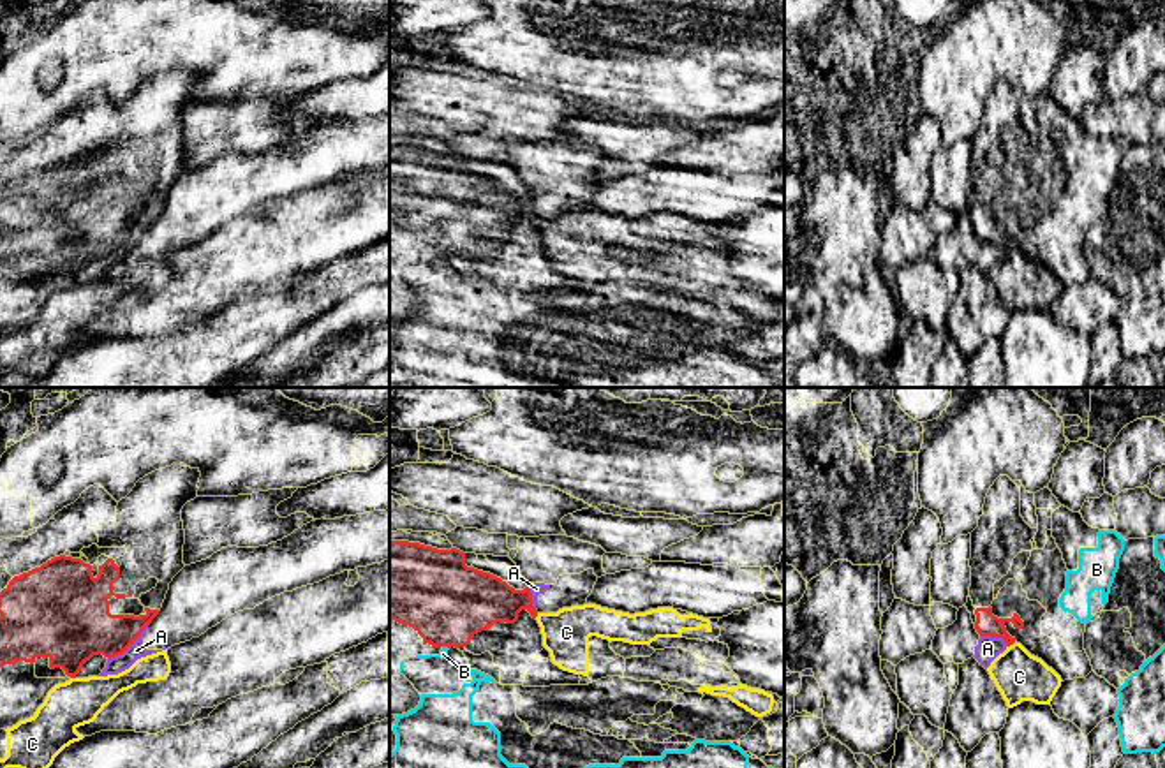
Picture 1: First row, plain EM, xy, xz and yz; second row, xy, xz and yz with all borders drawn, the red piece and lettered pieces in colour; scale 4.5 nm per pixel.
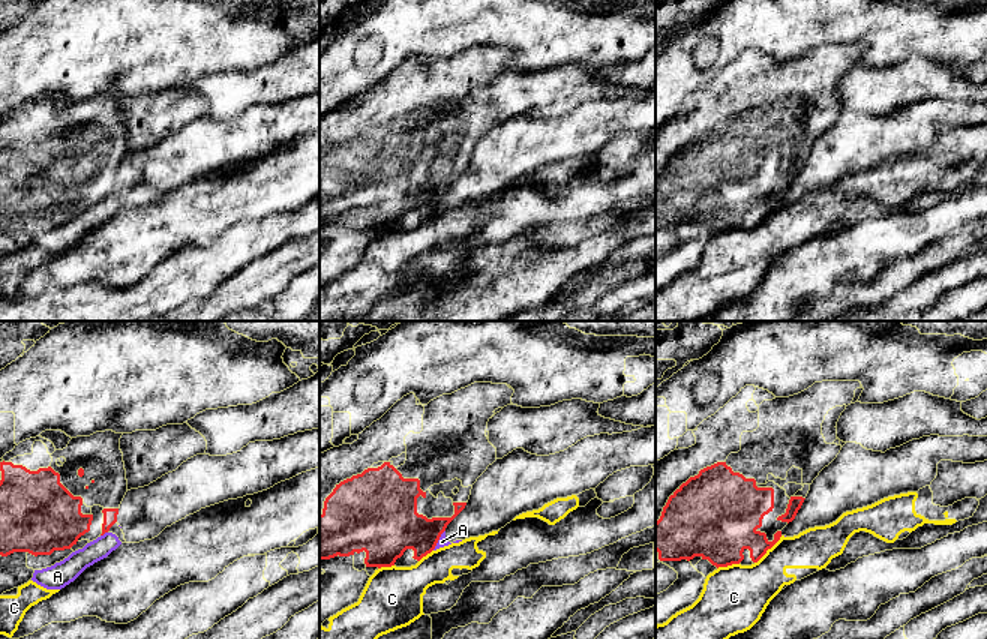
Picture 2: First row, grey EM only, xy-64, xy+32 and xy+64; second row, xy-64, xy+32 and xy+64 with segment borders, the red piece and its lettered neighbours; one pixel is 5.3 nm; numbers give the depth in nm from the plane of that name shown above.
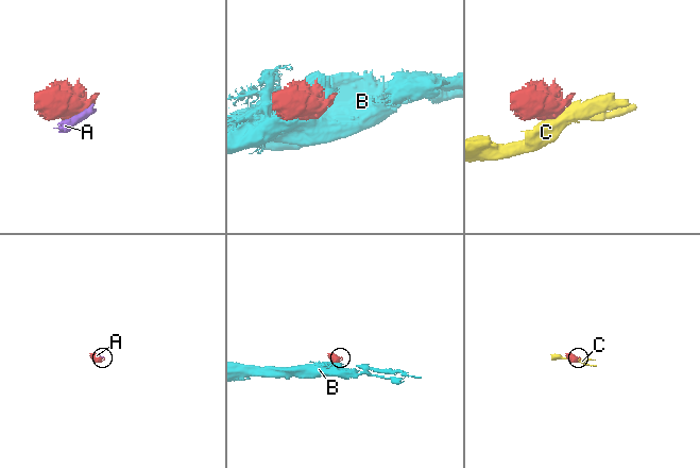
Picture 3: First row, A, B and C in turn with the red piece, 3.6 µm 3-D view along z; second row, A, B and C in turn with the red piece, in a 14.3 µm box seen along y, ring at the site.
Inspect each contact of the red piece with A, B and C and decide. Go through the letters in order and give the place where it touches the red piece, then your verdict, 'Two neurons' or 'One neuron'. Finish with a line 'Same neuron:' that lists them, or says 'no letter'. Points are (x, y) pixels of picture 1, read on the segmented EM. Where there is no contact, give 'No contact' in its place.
A: Touches red at xy (129, 645). Two neurons
B: Touches red at xz (446, 645). Two neurons
C: Touches red at yz (1010, 643). Two neurons
Same neuron: no letter

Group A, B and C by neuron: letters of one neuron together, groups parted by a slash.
A / B / C

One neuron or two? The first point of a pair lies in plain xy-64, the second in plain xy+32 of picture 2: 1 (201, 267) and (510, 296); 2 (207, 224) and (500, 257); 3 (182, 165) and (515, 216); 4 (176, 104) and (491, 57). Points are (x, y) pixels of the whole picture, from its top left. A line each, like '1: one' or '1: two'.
1: one
2: two
3: two
4: two

